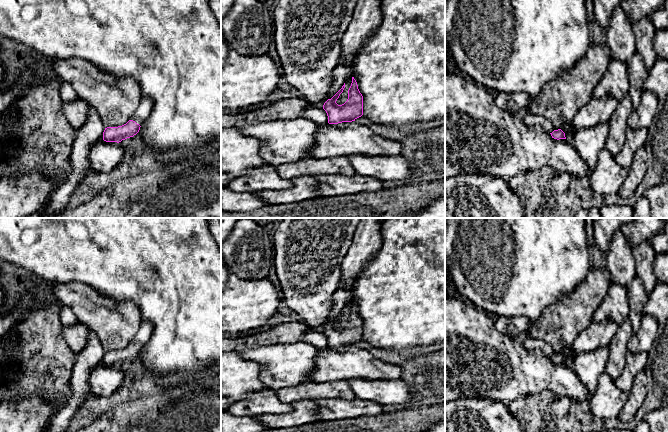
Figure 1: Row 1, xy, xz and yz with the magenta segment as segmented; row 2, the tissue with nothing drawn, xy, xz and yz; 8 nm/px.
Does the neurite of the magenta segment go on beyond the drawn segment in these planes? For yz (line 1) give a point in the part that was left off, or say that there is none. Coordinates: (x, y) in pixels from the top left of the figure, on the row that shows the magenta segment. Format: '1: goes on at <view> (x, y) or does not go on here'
1: does not go on here

